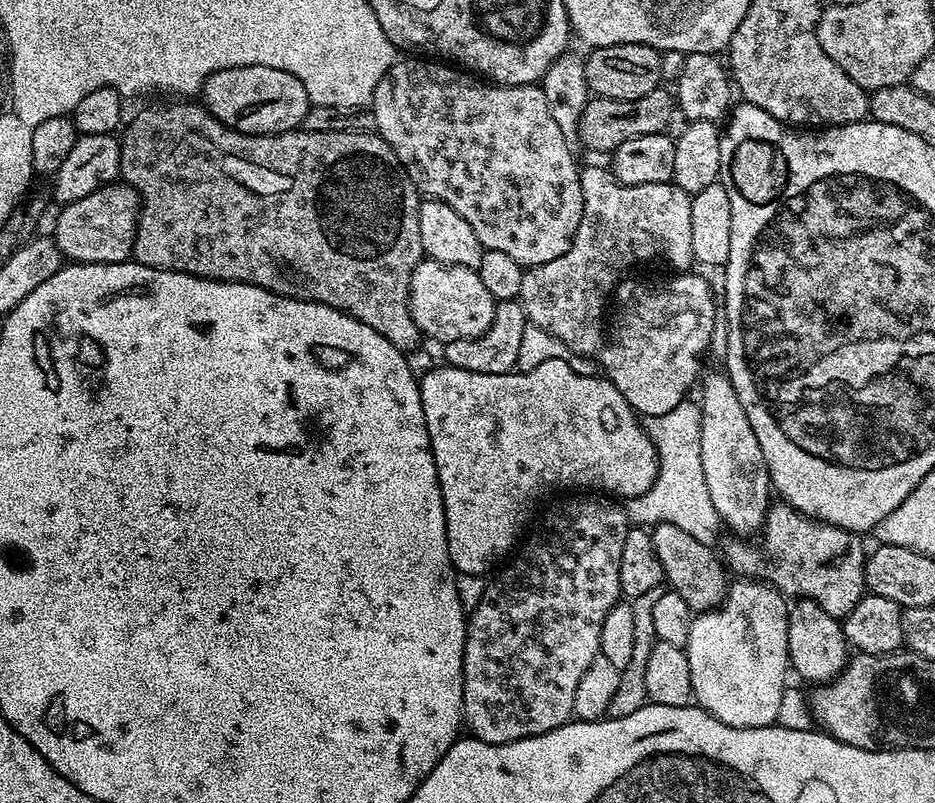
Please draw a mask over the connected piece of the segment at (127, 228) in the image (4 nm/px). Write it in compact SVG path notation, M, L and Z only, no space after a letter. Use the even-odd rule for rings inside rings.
M123 182L107 184L78 202L63 205L59 209L52 239L61 255L73 263L127 263L132 256L139 210L140 196L132 187Z

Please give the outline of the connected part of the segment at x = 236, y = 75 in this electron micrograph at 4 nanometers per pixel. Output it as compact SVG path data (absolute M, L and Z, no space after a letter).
M234 66L218 70L206 78L202 103L208 113L227 128L251 136L273 136L299 129L304 123L310 105L306 90L294 86L296 83L294 74L286 74L282 70L272 70L266 66Z

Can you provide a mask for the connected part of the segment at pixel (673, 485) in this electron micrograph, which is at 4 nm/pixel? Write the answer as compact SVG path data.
M685 402L661 416L647 417L646 427L649 438L656 443L660 469L649 492L627 501L629 521L636 526L679 526L686 530L686 534L698 538L698 542L715 545L715 540L721 539L722 521L718 510L714 510L714 502L710 502L710 490L706 490L706 474L702 474L699 403Z

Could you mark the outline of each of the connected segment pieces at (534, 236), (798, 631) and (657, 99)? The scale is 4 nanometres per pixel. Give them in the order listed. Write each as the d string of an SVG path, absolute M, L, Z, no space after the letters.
M416 58L420 60L397 59L396 63L386 70L382 82L374 90L370 110L374 114L376 132L398 154L398 162L406 170L406 174L412 179L412 184L416 187L421 197L429 200L441 200L446 202L446 206L458 210L466 222L470 222L470 227L474 234L478 234L478 242L485 250L498 250L502 254L510 254L514 262L521 266L531 266L553 262L556 258L562 257L570 250L571 243L574 242L575 234L578 233L579 223L583 216L582 186L580 185L581 169L576 166L576 160L572 157L573 149L562 136L561 129L554 122L553 115L547 106L546 94L540 86L535 84L494 84L479 75L467 70L461 70L448 62L441 62L436 58Z
M797 599L788 609L788 659L791 671L809 680L809 685L819 686L835 680L850 659L850 645L841 621L826 614L816 601Z
M661 86L650 90L650 94L642 94L642 98L633 100L615 100L605 96L589 99L585 110L582 111L581 121L578 122L579 143L588 147L592 152L610 154L622 142L630 142L630 138L642 138L642 134L658 134L667 129L672 120L672 111L677 111L678 105L673 93Z

